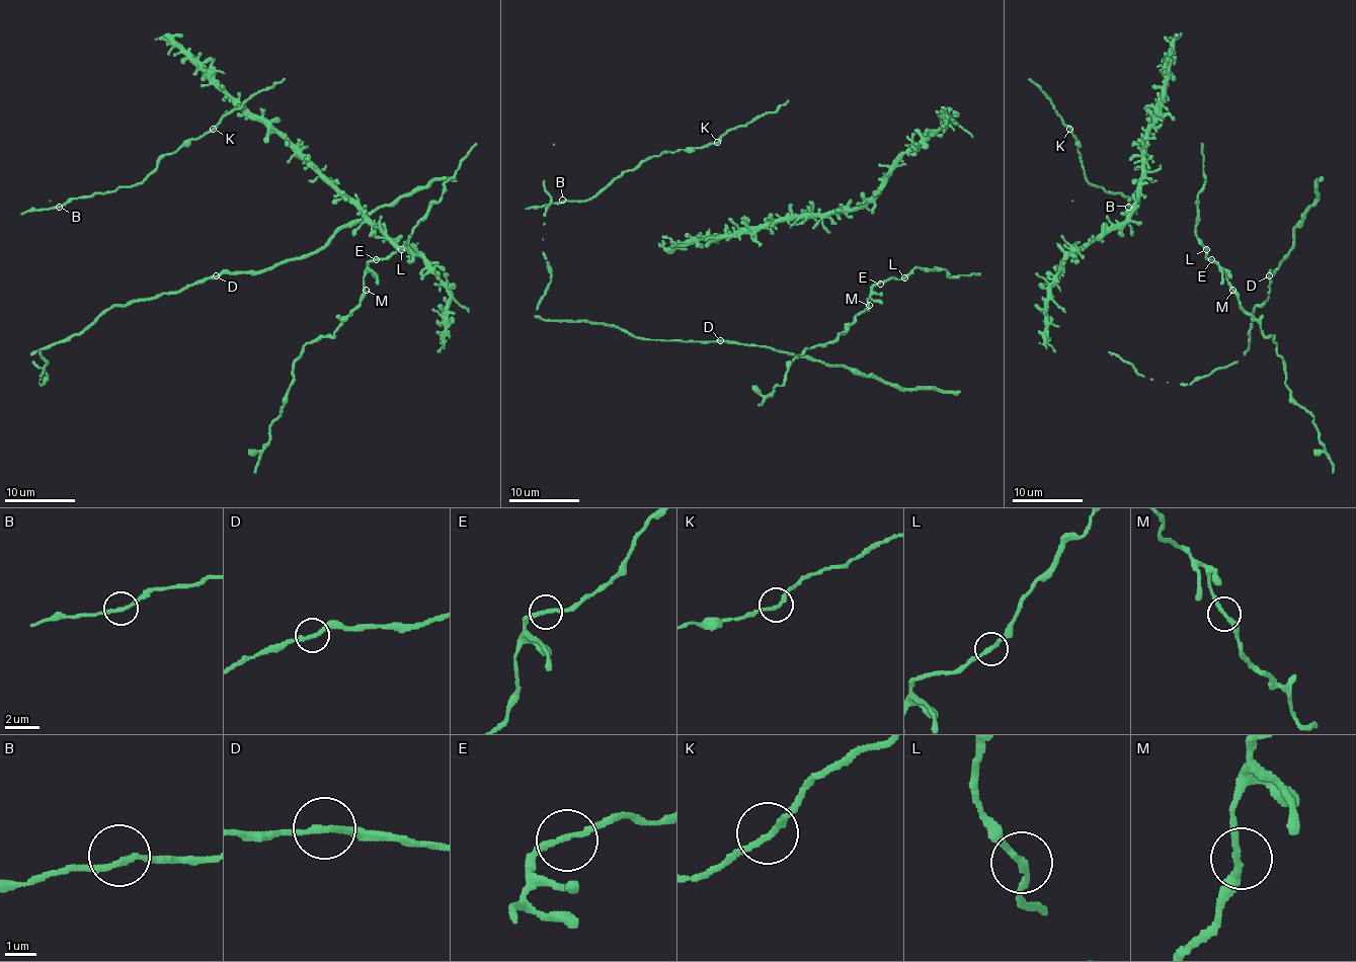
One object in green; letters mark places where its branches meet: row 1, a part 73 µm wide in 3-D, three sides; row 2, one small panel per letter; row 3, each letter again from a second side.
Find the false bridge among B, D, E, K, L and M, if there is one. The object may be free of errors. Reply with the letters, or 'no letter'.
no letter

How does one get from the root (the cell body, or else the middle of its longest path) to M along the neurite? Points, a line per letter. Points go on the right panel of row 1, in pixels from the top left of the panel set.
M: (1209, 259), (1225, 271), (1227, 285), (1232, 290)

